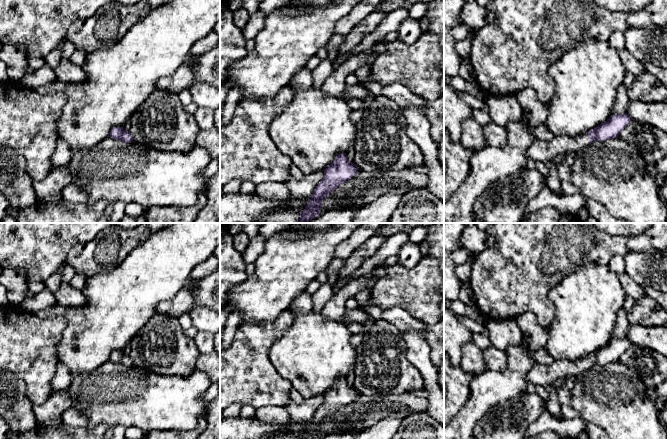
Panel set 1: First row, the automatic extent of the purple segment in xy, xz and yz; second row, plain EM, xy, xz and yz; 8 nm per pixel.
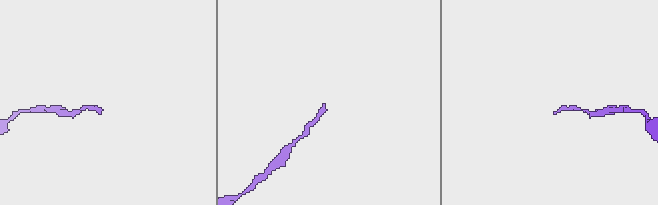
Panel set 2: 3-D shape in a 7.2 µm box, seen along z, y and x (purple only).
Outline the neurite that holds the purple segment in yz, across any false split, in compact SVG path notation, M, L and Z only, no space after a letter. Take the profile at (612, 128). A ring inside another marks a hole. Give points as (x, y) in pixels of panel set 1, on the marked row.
M626 113L615 114L611 115L606 122L601 123L596 128L574 137L560 135L554 137L551 141L534 139L529 150L526 152L526 157L535 162L546 162L551 161L559 154L575 154L595 141L606 141L619 137L622 130L631 121L633 121L633 119Z

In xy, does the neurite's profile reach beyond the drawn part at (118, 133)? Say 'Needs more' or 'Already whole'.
Already whole

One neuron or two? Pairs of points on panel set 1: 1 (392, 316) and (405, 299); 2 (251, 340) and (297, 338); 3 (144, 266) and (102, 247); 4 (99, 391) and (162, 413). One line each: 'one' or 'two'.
1: two
2: two
3: two
4: one

